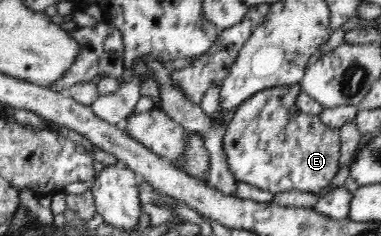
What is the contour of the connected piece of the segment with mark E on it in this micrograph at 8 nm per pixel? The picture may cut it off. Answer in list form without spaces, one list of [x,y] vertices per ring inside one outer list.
[[[299,84],[271,87],[255,93],[236,107],[233,117],[223,131],[223,152],[228,168],[237,181],[271,194],[283,191],[318,194],[323,187],[329,186],[333,181],[333,177],[340,169],[340,129],[323,124],[319,116],[301,112],[297,108],[297,95],[301,91]]]

